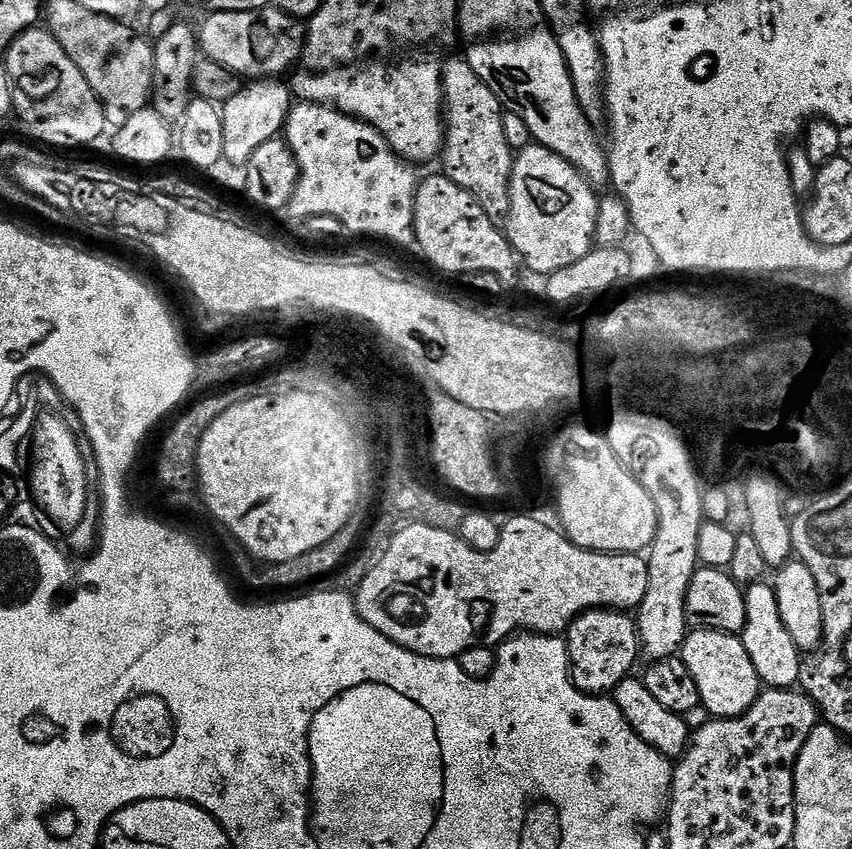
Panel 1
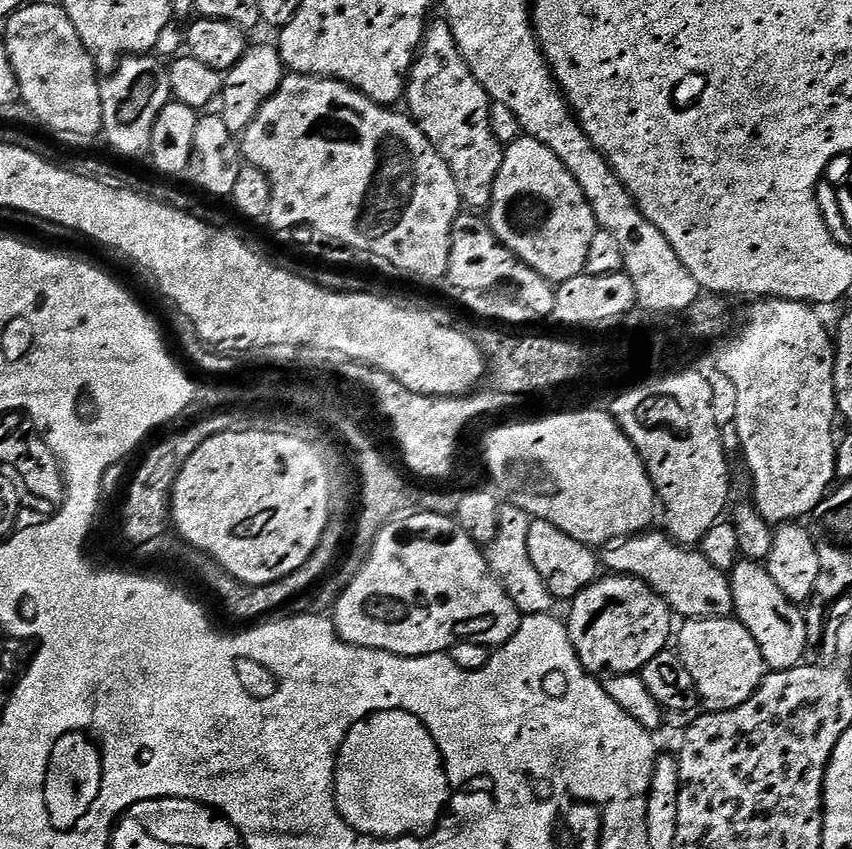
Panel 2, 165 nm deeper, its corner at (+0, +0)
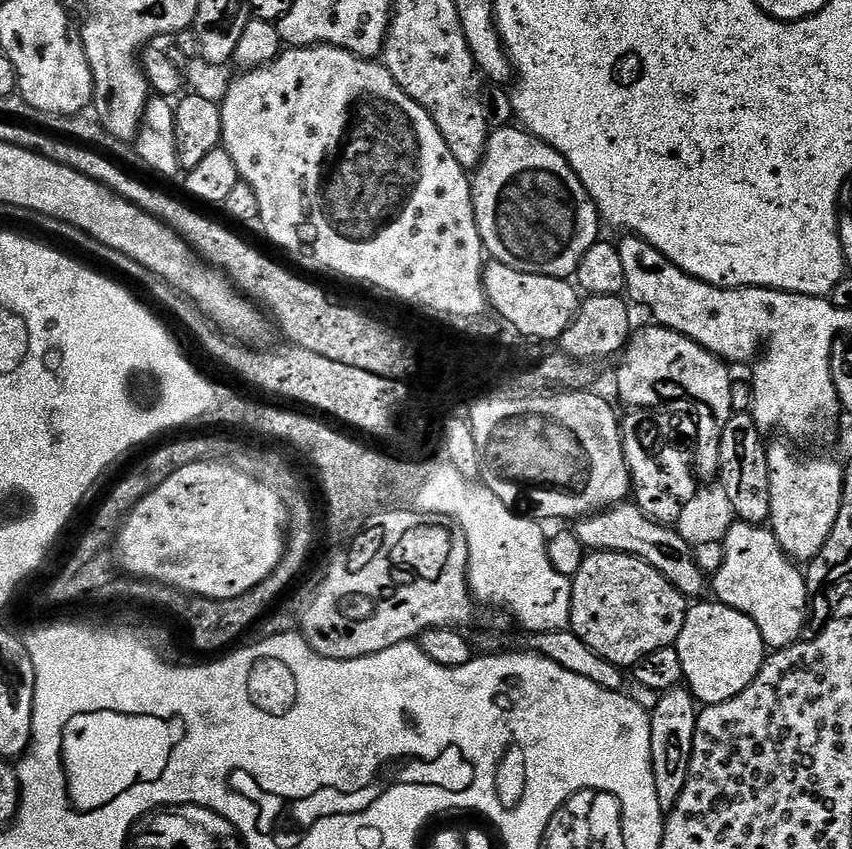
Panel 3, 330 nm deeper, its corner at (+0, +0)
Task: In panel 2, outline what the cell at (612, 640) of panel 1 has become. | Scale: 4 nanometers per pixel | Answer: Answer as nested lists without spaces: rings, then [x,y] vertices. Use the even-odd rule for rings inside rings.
[[[604,574],[570,601],[568,637],[584,671],[597,677],[630,676],[669,647],[673,613],[667,604],[635,576]],[[604,576],[604,577],[603,577]]]

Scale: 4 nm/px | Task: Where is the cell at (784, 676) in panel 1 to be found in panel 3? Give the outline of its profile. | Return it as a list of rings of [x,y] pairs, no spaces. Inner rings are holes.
[[[735,522],[730,526],[723,540],[723,547],[724,557],[721,568],[710,580],[710,588],[716,591],[715,599],[721,604],[746,614],[746,618],[750,618],[750,622],[758,626],[758,634],[762,634],[765,649],[779,650],[797,643],[805,635],[804,619],[808,616],[810,585],[805,573],[801,569],[799,572],[796,569],[799,567],[789,560],[787,554],[780,549],[780,543],[776,541],[771,527]]]

